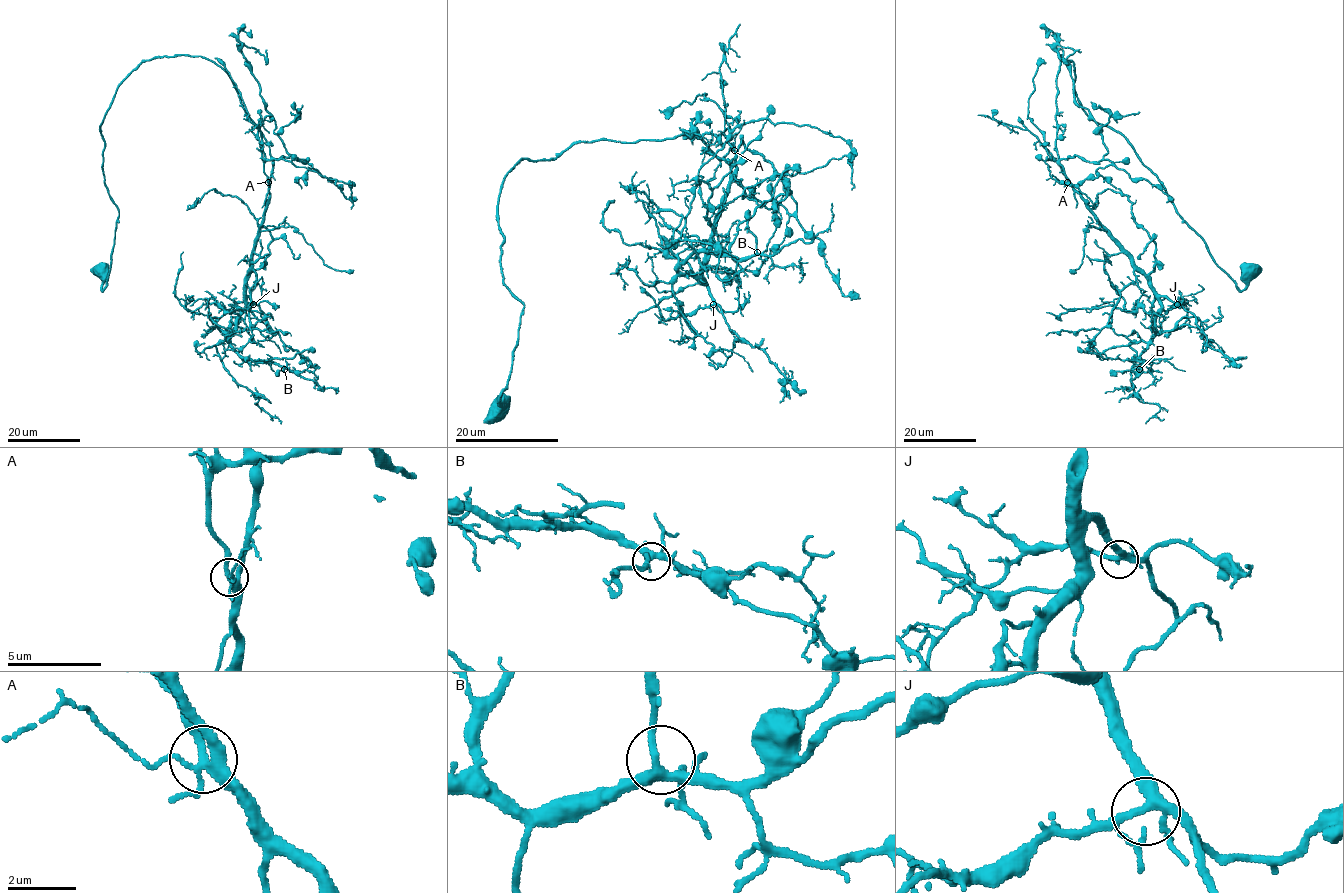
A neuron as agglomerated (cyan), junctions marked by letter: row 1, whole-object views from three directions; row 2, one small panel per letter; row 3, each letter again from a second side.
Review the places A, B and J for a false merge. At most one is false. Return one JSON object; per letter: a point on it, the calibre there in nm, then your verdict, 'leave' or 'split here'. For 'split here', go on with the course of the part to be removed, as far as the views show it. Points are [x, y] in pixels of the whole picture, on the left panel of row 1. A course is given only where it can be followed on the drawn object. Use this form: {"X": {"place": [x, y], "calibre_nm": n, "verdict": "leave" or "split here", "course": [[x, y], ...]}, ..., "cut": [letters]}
{"A": {"place": [268, 182], "calibre_nm": 280, "verdict": "leave"}, "B": {"place": [284, 369], "calibre_nm": 260, "verdict": "leave"}, "J": {"place": [253, 304], "calibre_nm": 280, "verdict": "leave"}, "cut": []}

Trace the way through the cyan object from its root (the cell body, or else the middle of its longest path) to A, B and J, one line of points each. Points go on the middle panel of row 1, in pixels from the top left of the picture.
A: (499, 410), (524, 310), (501, 266), (504, 177), (524, 159), (555, 159), (600, 139), (722, 133), (734, 150)
B: (499, 410), (524, 304), (498, 200), (521, 160), (722, 133), (735, 172), (703, 280), (677, 268), (757, 252)
J: (499, 410), (524, 304), (503, 283), (498, 200), (524, 159), (722, 133), (735, 172), (702, 274), (713, 304)

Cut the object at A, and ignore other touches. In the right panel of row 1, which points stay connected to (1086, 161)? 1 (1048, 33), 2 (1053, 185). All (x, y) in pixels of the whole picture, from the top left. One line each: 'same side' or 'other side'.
1: same side
2: other side

